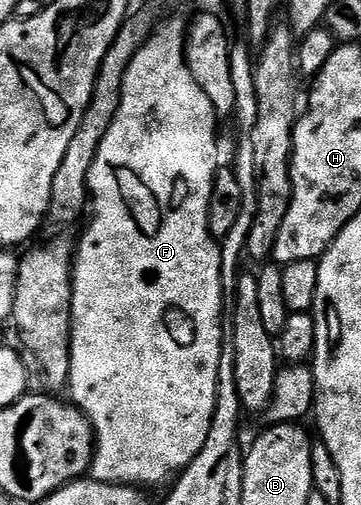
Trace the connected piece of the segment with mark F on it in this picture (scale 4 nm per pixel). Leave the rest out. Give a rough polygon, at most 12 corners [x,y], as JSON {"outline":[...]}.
{"outline":[[170,20],[132,58],[76,244],[89,475],[204,450],[216,117]]}

